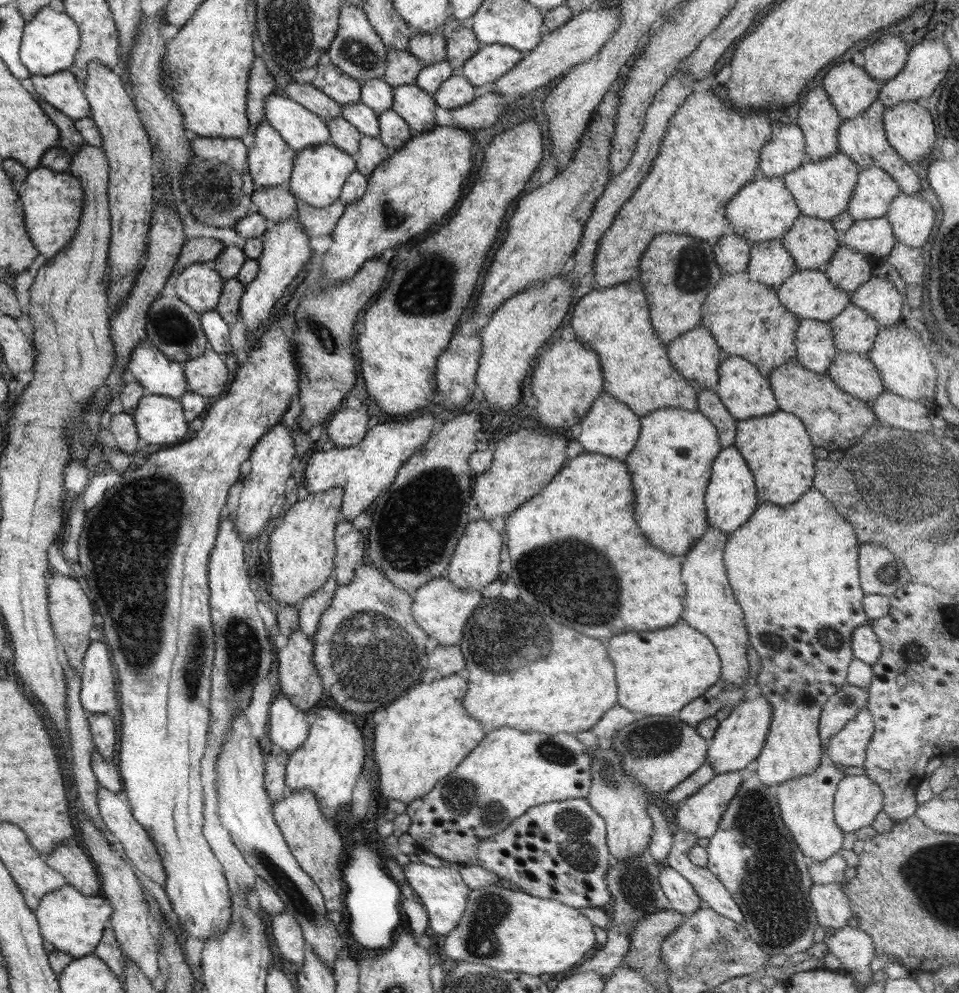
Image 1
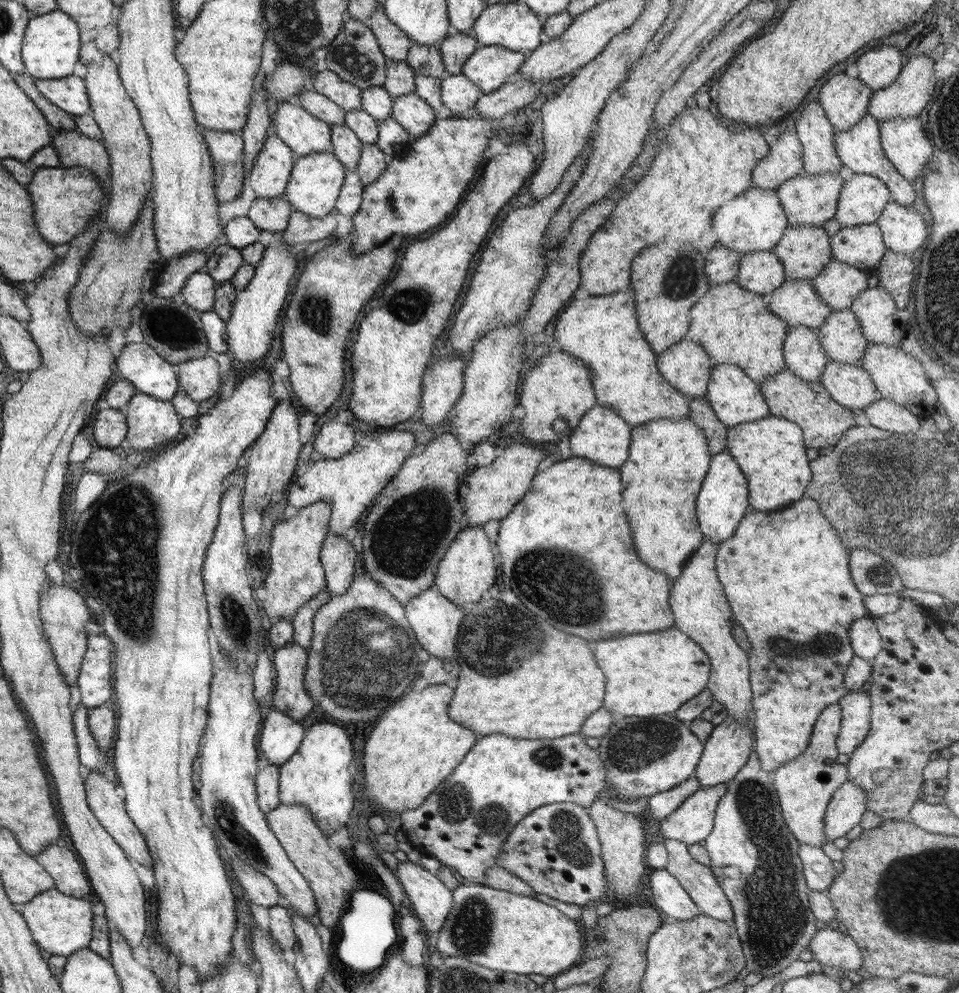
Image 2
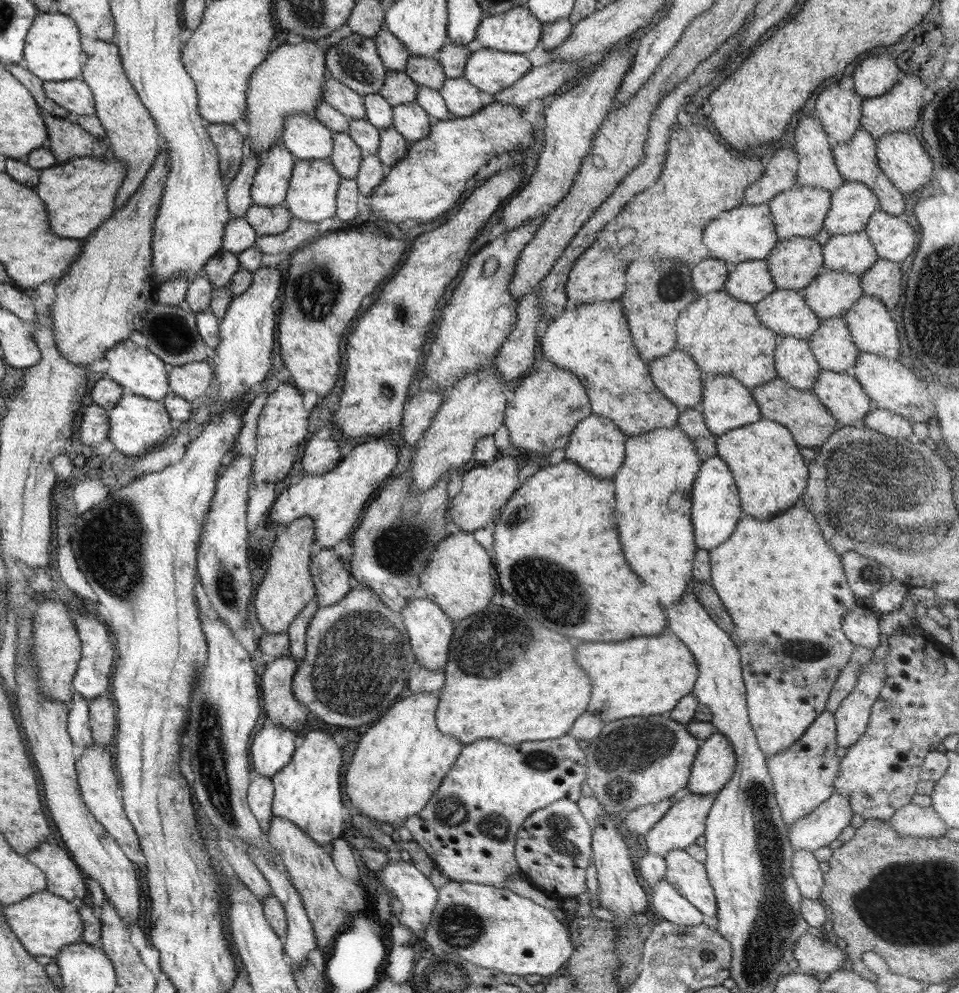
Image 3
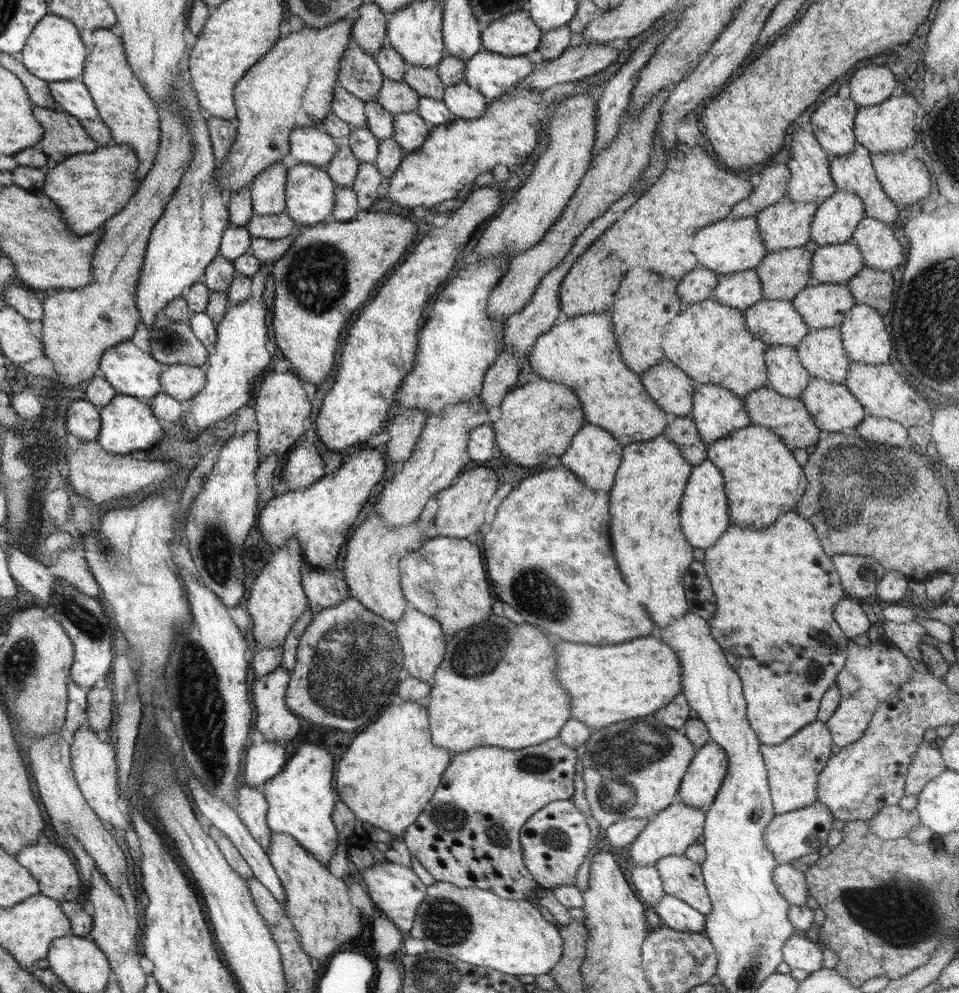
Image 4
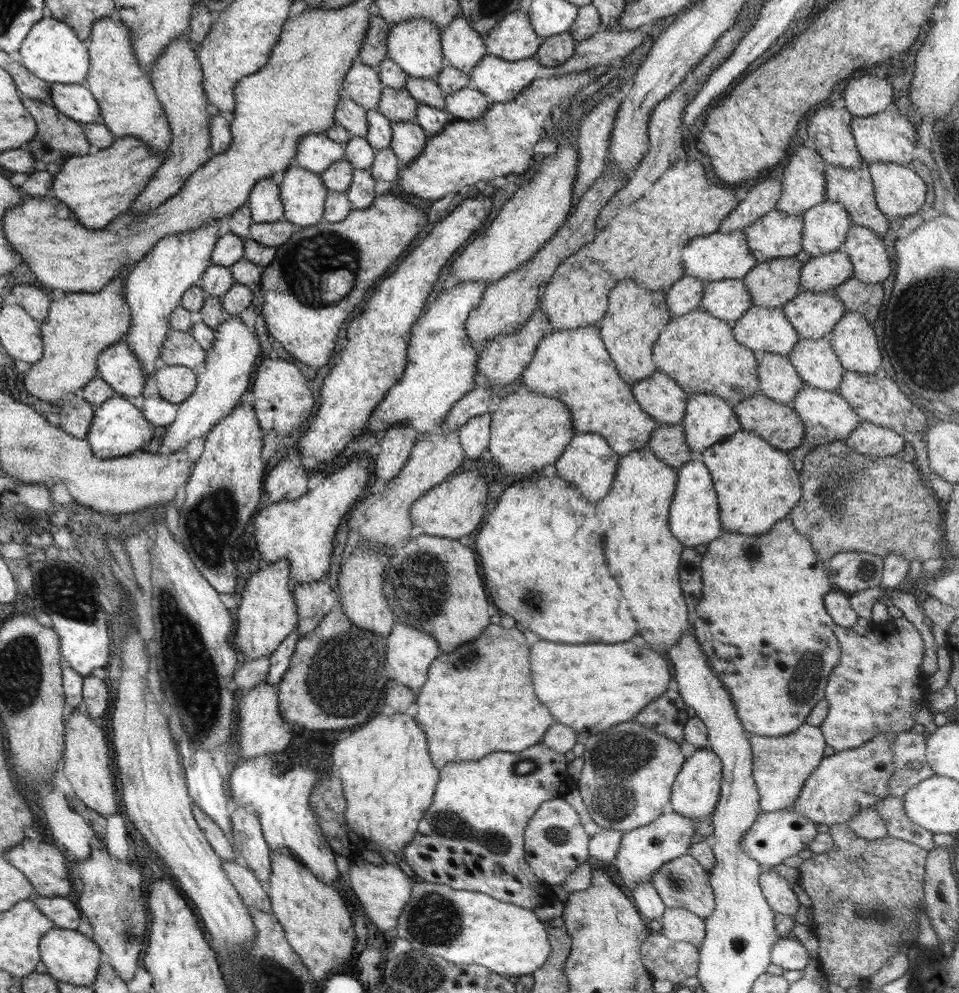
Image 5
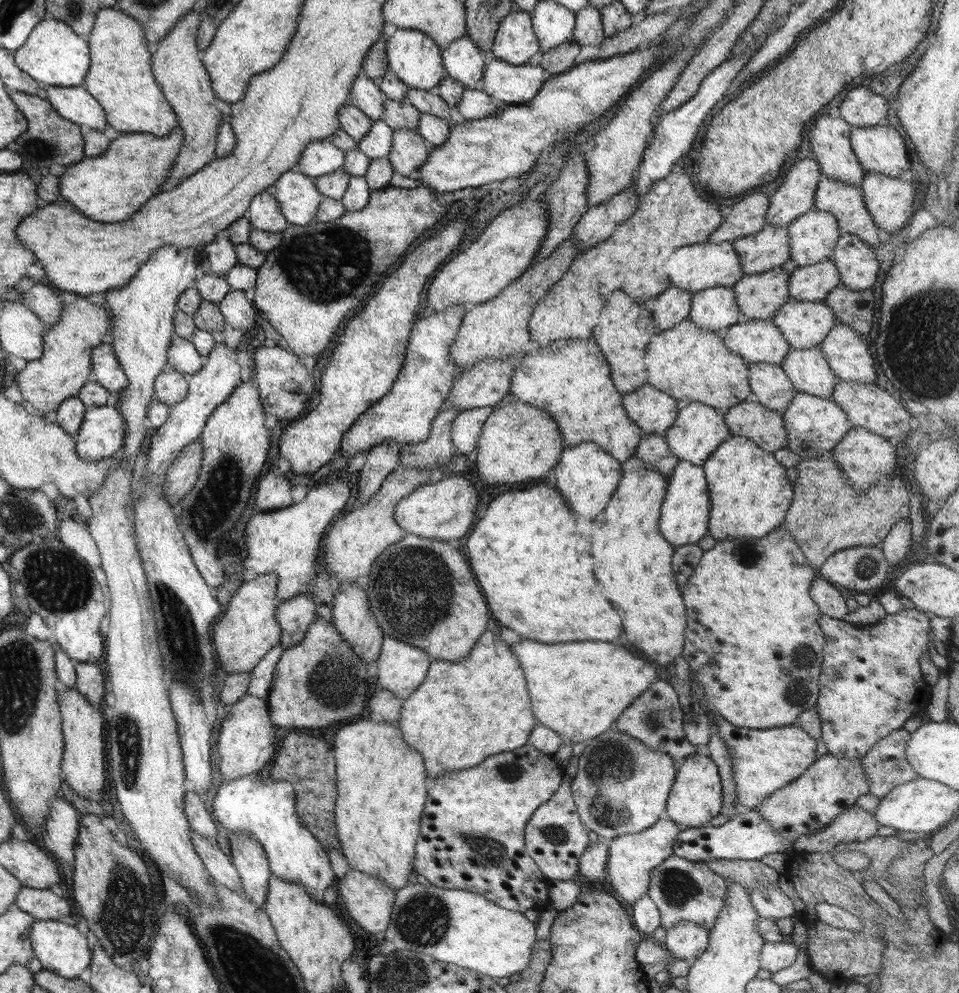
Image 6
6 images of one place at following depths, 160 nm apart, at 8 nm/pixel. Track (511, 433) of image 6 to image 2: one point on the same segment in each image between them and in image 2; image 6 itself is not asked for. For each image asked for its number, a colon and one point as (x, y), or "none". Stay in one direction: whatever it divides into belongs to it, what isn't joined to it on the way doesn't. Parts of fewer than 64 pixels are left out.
2: (561, 389)
3: (547, 406)
4: (537, 421)
5: (528, 431)

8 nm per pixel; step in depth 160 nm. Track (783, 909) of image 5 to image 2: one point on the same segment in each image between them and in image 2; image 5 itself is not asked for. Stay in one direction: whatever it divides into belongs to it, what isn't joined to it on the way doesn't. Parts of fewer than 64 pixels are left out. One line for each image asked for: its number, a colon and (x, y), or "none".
2: (818, 869)
3: (805, 868)
4: (791, 883)

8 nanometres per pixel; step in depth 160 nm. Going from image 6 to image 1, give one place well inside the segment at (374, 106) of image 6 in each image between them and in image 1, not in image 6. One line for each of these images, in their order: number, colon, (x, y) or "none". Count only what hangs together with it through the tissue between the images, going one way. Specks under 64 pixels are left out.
1: (357, 51)
2: (355, 56)
3: (354, 61)
4: (359, 74)
5: (362, 85)

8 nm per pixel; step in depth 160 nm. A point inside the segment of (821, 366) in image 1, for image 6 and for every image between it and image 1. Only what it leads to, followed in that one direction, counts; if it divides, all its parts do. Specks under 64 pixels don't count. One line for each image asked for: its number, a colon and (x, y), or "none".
2: (802, 351)
3: (794, 362)
4: (786, 375)
5: (778, 379)
6: (768, 382)

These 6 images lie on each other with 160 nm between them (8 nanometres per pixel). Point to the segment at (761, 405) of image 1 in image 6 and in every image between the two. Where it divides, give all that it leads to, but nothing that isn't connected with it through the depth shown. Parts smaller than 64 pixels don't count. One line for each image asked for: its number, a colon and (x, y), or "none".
2: (736, 398)
3: (726, 404)
4: (716, 411)
5: (709, 419)
6: (698, 430)

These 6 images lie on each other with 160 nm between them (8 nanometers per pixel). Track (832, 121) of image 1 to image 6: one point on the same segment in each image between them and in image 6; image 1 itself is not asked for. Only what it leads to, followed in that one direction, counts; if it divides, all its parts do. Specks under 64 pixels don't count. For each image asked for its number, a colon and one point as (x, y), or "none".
2: (813, 128)
3: (817, 167)
4: (810, 181)
5: (803, 186)
6: (795, 196)

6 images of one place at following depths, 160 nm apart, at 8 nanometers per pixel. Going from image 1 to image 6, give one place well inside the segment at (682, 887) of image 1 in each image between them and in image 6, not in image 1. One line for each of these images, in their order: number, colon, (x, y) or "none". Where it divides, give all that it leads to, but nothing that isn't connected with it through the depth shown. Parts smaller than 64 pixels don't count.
2: (670, 899)
3: (671, 906)
4: (674, 914)
5: (679, 925)
6: (686, 940)

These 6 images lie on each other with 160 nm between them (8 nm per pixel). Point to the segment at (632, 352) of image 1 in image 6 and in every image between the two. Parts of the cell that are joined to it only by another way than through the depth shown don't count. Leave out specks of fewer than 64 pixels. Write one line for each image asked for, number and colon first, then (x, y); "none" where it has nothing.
2: (603, 332)
3: (593, 341)
4: (581, 352)
5: (573, 366)
6: (570, 379)

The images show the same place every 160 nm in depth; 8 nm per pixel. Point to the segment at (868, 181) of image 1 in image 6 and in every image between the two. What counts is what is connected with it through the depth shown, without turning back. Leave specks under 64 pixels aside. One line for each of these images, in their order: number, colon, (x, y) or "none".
2: (862, 198)
3: (852, 204)
4: (837, 217)
5: (825, 226)
6: (812, 238)

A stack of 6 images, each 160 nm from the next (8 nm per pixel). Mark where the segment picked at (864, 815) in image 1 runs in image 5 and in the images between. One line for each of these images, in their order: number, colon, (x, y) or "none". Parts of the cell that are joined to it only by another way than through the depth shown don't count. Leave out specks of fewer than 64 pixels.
2: (844, 811)
3: (822, 826)
4: (788, 836)
5: (774, 836)

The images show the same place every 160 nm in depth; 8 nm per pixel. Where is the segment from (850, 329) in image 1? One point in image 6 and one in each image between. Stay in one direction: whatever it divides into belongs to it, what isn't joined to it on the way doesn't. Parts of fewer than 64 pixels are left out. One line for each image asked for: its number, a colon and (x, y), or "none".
2: (841, 337)
3: (832, 346)
4: (821, 352)
5: (818, 365)
6: (809, 371)

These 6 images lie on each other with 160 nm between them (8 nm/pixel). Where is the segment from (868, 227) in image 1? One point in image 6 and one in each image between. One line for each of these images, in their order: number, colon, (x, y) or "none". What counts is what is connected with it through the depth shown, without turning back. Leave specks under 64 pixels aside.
2: (862, 247)
3: (853, 253)
4: (834, 264)
5: (819, 274)
6: (812, 283)

